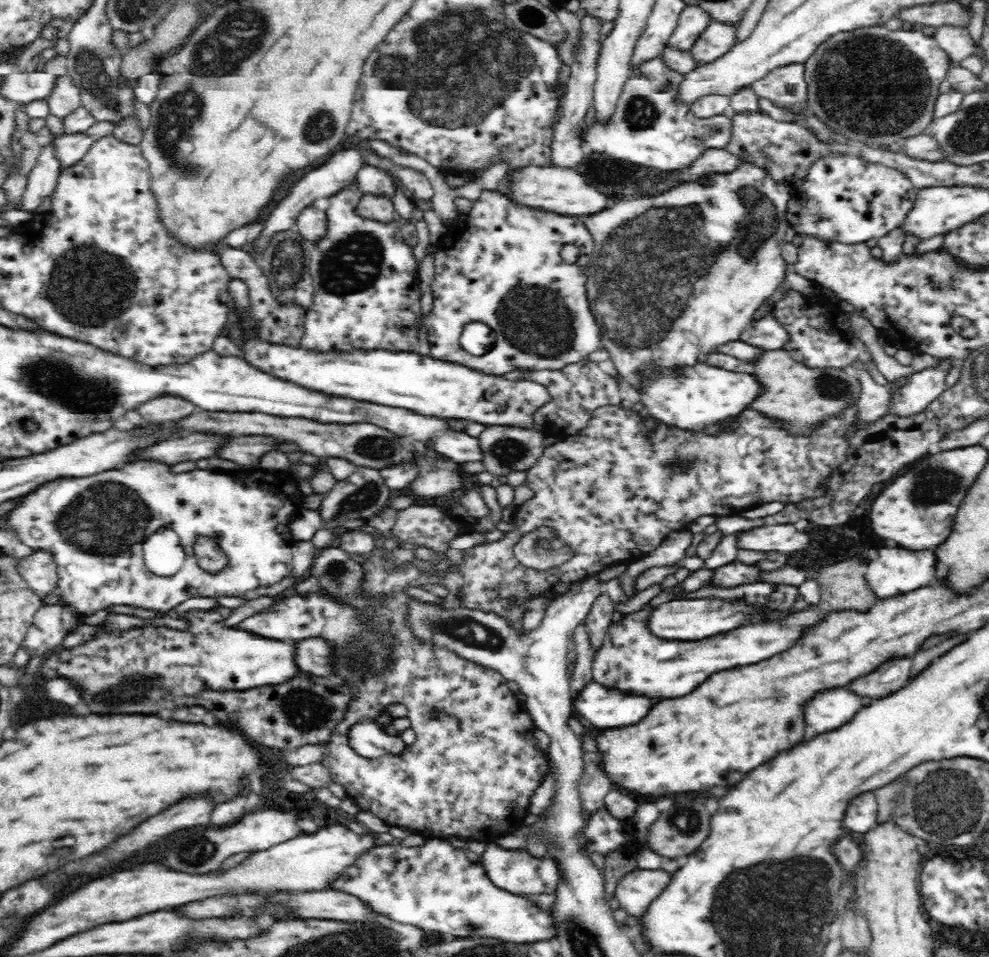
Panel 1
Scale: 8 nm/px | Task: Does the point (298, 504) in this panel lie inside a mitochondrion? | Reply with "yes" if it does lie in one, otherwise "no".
no

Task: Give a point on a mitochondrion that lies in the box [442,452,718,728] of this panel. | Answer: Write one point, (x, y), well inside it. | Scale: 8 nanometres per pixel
(679, 465)

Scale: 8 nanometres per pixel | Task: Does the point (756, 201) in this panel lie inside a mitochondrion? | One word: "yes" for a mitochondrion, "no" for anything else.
yes

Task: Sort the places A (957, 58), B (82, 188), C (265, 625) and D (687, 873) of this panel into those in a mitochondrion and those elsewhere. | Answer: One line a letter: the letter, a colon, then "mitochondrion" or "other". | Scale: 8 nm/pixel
A: other
B: other
C: other
D: other

